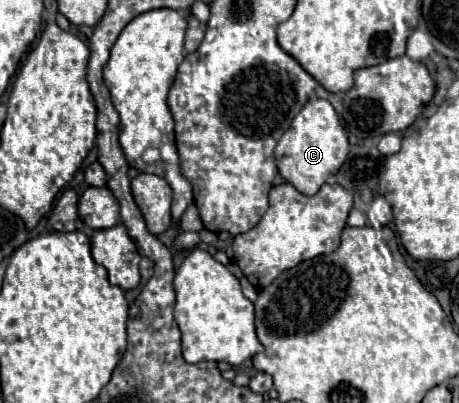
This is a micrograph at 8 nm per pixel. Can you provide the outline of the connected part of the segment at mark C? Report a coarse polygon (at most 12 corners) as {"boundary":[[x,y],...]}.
{"boundary":[[311,99],[275,147],[281,177],[315,195],[349,155],[325,99]]}

